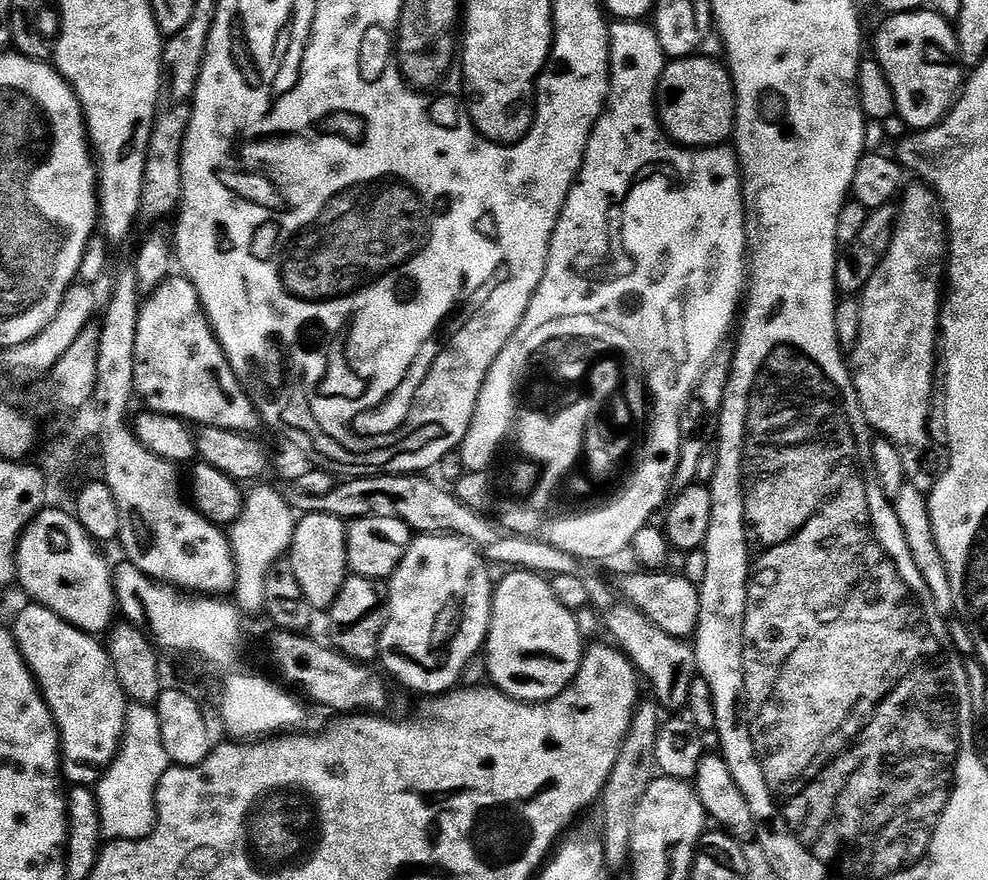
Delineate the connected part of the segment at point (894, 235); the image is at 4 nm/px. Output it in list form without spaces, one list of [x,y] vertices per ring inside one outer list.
[[[909,183],[903,189],[898,200],[900,213],[896,216],[896,224],[894,220],[888,247],[880,258],[880,265],[859,293],[860,333],[854,345],[856,353],[850,356],[852,385],[856,387],[868,427],[895,446],[909,477],[919,474],[924,451],[928,448],[928,411],[932,408],[932,375],[938,372],[938,329],[942,281],[946,276],[946,221],[941,212],[942,205],[929,185],[915,183]]]

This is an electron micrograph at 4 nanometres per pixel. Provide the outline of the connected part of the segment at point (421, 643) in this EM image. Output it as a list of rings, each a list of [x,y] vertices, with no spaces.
[[[420,534],[413,539],[386,584],[386,615],[380,632],[378,660],[384,663],[383,671],[389,677],[392,675],[412,692],[425,692],[431,698],[451,693],[461,683],[460,675],[488,639],[494,591],[494,576],[492,580],[488,571],[486,561],[454,535]]]

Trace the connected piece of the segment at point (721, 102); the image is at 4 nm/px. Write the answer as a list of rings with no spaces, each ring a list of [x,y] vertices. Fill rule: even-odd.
[[[693,54],[665,63],[664,73],[656,86],[656,111],[665,132],[677,144],[685,148],[710,148],[720,146],[736,131],[736,91],[732,85],[732,73],[723,63],[707,60],[704,54]]]

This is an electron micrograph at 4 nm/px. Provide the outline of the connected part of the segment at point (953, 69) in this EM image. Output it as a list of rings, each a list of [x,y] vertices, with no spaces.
[[[928,11],[889,15],[889,20],[876,32],[875,59],[883,66],[894,90],[897,113],[912,130],[933,128],[939,124],[948,115],[962,84],[953,25],[949,21],[947,24],[938,13]]]

